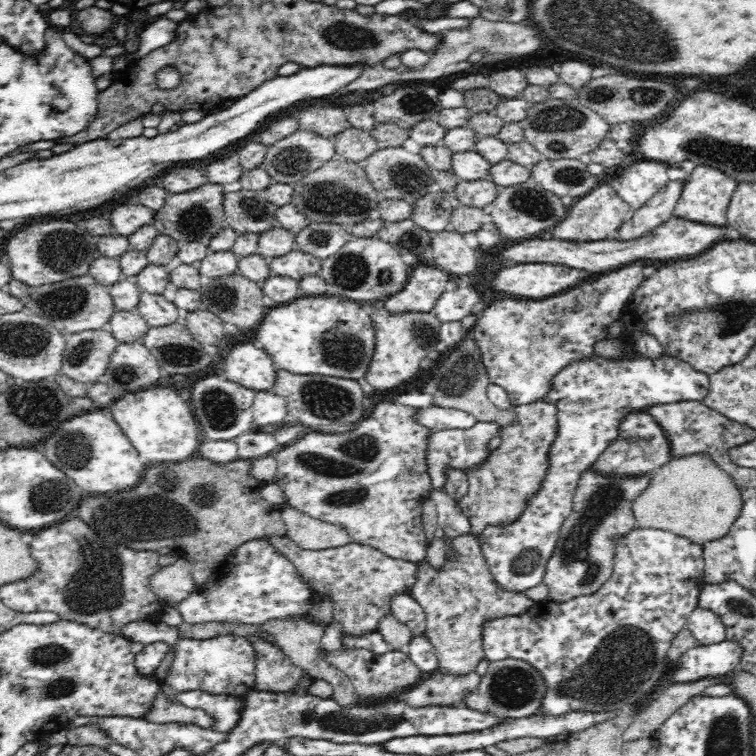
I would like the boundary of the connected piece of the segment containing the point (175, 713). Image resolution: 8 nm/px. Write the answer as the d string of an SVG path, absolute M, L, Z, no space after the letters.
M159 689L154 697L152 706L145 712L146 719L152 723L192 724L205 729L214 726L214 719L201 708L188 708L174 699L164 696Z

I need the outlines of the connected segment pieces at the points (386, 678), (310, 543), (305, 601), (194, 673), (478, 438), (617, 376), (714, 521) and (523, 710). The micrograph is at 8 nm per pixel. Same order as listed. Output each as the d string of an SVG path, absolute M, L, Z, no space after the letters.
M333 621L325 626L325 631L320 640L320 650L324 650L324 660L340 669L350 684L354 685L359 702L372 703L386 699L396 698L404 689L418 684L425 674L412 662L412 659L404 651L390 651L384 654L374 654L365 648L345 650L341 643L342 629L338 622Z
M287 504L282 506L280 515L287 528L287 537L304 550L338 548L353 542L341 526L311 518Z
M255 538L230 551L218 565L210 582L199 586L192 595L174 606L183 621L190 624L228 622L262 626L274 618L293 617L304 617L319 624L311 616L315 601L310 582L298 575L292 563L278 553L270 541Z
M134 621L123 626L121 636L131 642L153 640L163 643L166 649L174 652L174 660L164 679L168 686L178 692L206 691L217 695L226 694L246 697L255 690L256 651L247 637L232 633L208 639L192 639L177 636L178 628L162 622Z
M477 422L468 430L450 429L441 431L432 431L429 436L430 444L426 452L426 462L428 462L428 473L431 477L432 488L442 489L446 486L448 479L446 471L448 468L454 468L468 472L484 464L486 458L490 458L490 447L488 443L500 433L498 423Z
M636 353L633 358L622 360L606 359L596 354L588 358L574 361L559 370L551 378L549 393L544 402L557 408L558 430L553 445L549 450L549 469L546 480L542 482L537 493L534 493L522 516L512 524L488 526L477 539L482 547L482 556L498 586L512 593L526 592L529 588L543 583L546 575L546 564L560 536L560 530L566 518L573 510L574 493L582 474L592 468L594 462L607 450L617 437L620 423L630 412L644 411L646 406L654 404L672 404L682 401L703 401L709 391L709 375L694 370L686 361L662 353L658 358L648 359Z
M694 454L673 458L662 468L654 470L650 485L646 486L646 490L642 490L642 494L638 495L638 499L635 499L631 506L636 526L668 530L689 538L694 544L704 545L706 542L724 538L729 533L730 527L741 514L743 499L732 478L719 468L708 454Z
M515 658L488 663L489 667L486 674L481 676L480 684L465 696L462 705L500 719L500 721L535 716L546 694L546 681L542 674L538 673L538 670L528 662Z

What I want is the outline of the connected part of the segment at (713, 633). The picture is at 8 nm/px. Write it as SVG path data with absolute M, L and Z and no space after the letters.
M698 607L690 613L685 627L700 644L711 645L726 640L726 631L721 618L711 610Z

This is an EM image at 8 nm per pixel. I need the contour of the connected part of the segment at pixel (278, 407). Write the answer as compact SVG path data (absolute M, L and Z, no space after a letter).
M258 391L251 406L252 420L255 428L264 428L278 424L286 418L287 402L283 396L271 391Z

